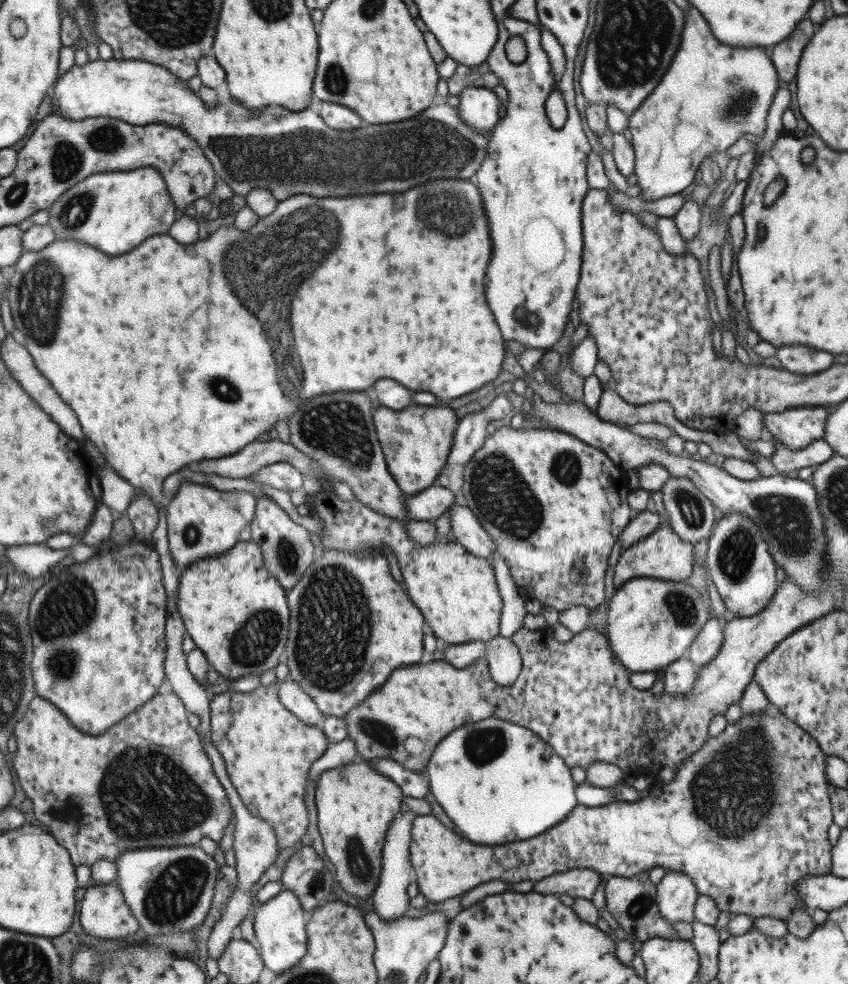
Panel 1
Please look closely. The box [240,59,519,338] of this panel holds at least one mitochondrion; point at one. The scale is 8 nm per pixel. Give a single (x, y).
(447, 213)

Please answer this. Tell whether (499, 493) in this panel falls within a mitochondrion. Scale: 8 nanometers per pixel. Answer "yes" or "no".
yes

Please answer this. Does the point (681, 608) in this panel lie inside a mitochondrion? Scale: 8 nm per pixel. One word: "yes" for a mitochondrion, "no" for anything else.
yes

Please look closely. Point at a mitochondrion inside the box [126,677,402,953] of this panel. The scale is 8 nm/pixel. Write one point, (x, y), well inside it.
(175, 892)

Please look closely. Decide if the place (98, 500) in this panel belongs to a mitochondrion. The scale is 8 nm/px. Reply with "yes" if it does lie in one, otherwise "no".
no

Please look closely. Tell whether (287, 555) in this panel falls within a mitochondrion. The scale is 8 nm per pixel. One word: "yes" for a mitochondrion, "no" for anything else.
yes

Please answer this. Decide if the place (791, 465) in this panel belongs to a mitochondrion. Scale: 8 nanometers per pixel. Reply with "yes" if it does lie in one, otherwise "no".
no

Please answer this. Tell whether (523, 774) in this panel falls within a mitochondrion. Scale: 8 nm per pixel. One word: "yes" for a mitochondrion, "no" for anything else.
no

